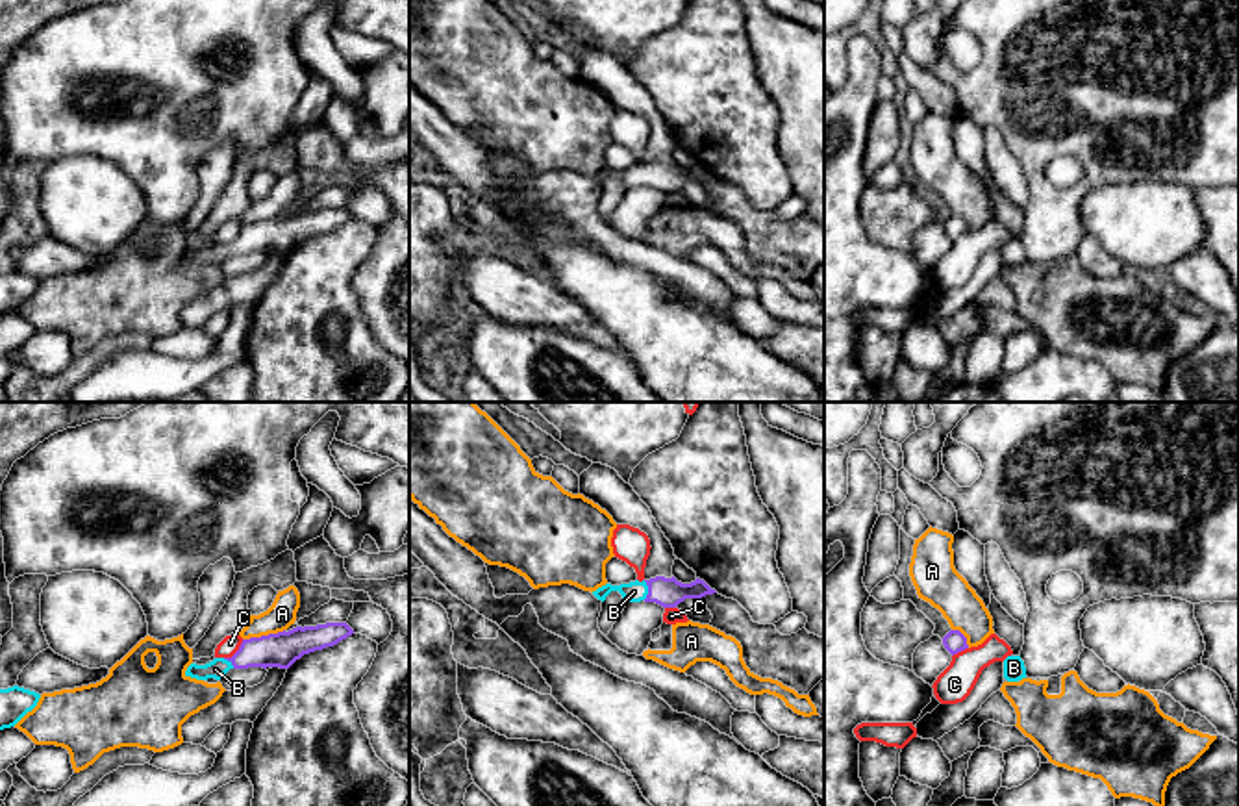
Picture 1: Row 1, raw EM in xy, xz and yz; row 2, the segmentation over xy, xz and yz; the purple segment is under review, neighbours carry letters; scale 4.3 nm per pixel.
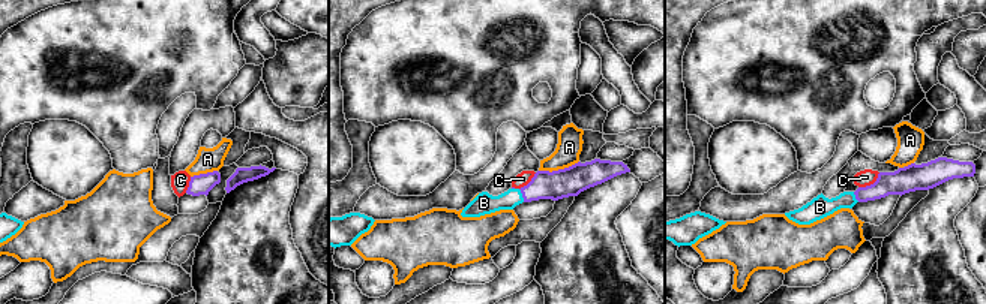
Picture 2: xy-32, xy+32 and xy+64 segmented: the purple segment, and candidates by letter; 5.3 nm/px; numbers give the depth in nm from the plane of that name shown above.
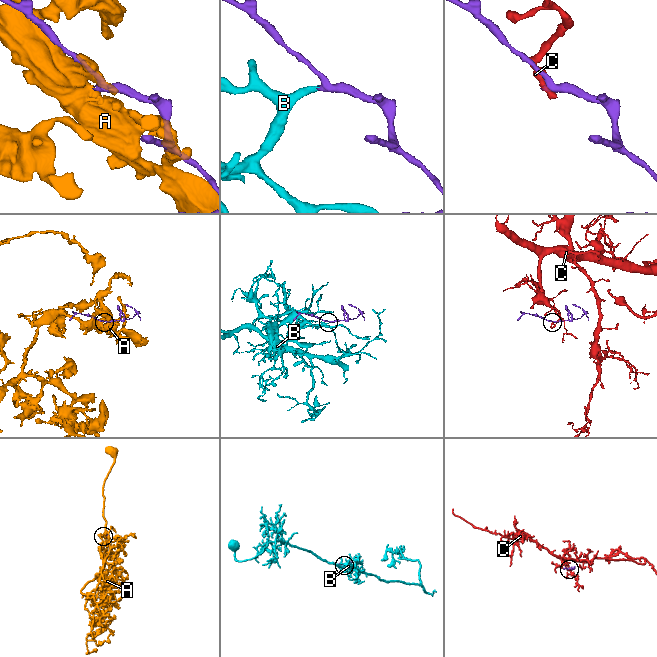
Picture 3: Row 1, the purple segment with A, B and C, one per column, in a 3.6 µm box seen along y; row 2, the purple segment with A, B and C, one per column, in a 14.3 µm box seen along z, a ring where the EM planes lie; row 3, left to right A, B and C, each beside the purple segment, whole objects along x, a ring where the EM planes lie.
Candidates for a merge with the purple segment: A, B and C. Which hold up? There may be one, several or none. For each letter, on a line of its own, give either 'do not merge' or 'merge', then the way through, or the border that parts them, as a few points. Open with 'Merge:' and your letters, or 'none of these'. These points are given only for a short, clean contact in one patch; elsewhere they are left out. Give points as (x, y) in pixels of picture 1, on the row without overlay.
Merge: B
A: do not merge
B: merge; runs through xz (665, 176), (649, 175), (634, 176)
C: do not merge; border along xy (243, 225), (225, 243)

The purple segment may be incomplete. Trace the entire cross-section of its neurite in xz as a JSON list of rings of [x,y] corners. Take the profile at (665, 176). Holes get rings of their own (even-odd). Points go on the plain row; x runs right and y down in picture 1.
[[[656,161],[650,165],[643,167],[635,165],[620,170],[606,169],[596,176],[593,176],[593,180],[604,187],[611,176],[619,176],[626,189],[645,185],[645,187],[656,187],[663,193],[676,193],[685,183],[702,185],[706,180],[717,178],[700,163],[696,163],[691,169],[682,169],[674,161],[672,163]]]

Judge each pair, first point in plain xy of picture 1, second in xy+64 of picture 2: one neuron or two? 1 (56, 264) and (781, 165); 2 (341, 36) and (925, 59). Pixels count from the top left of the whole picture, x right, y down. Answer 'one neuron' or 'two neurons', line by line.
1: two neurons
2: two neurons

